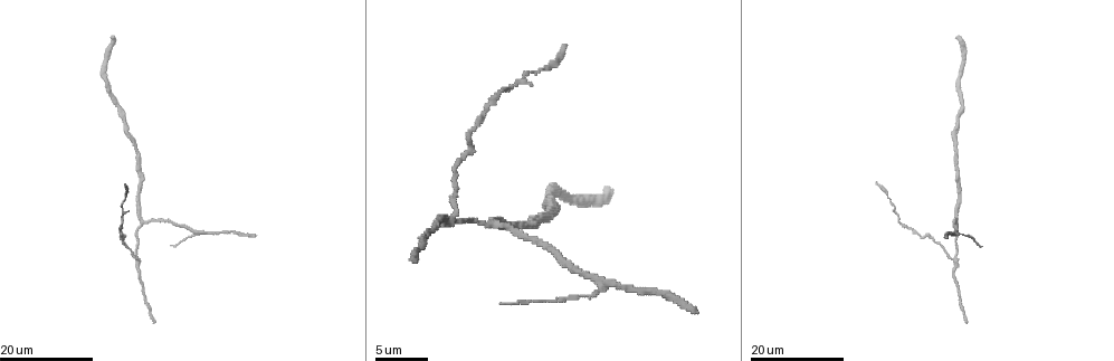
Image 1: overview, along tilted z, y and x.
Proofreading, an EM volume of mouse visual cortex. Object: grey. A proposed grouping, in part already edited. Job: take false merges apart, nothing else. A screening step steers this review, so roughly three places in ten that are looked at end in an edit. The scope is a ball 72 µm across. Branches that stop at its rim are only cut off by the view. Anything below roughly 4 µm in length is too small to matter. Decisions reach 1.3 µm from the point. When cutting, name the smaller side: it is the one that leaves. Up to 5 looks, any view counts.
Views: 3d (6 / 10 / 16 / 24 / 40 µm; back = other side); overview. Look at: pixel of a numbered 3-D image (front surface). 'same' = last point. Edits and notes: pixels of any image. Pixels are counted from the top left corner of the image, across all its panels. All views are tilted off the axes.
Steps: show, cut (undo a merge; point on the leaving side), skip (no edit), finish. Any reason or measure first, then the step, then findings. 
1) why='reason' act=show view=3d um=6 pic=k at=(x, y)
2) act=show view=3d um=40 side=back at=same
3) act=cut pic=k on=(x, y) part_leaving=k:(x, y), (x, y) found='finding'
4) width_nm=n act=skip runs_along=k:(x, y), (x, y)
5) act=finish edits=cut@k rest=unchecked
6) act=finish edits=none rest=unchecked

act=show view=3d um=16 pic=1 at=(206, 233)

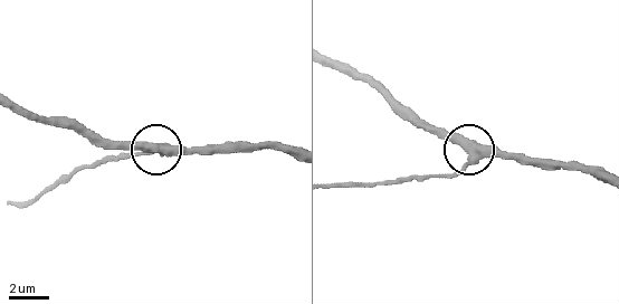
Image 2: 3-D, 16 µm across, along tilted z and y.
act=show view=3d um=10 pic=2 at=(472, 160)

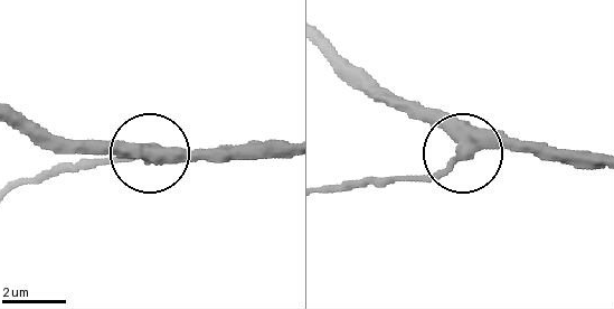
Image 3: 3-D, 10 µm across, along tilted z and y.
act=cut pic=3 on=(412, 178) part_leaving=3:(450, 160), (419, 176), (327, 189) found='a second neuron is stuck on'

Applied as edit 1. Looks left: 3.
why='redraw' act=show view=overview

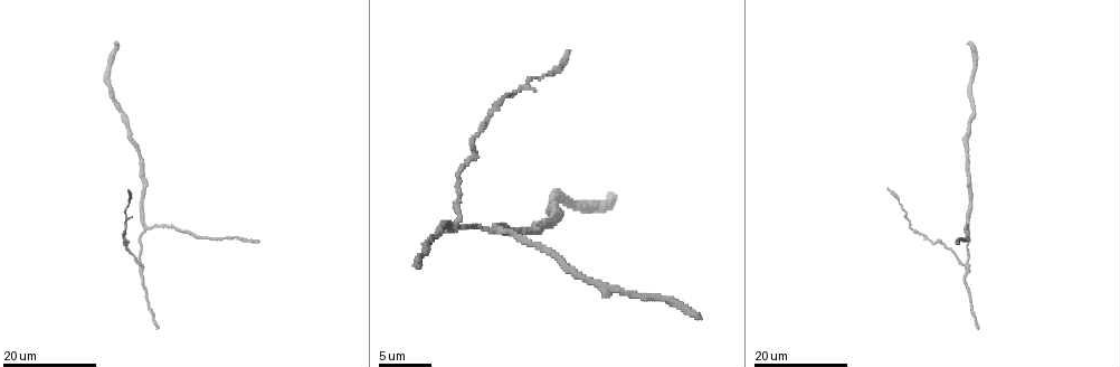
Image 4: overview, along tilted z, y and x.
act=show view=3d um=16 pic=4 at=(143, 265)

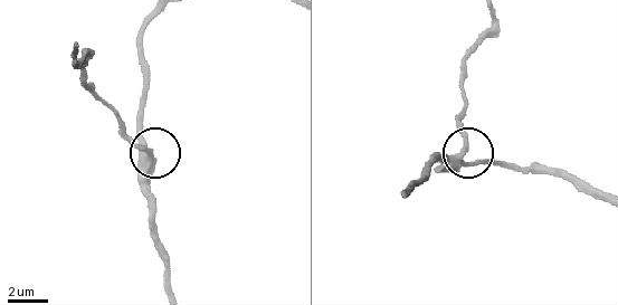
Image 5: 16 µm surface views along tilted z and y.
why='closer look' act=show view=3d um=6 pic=5 at=(462, 153)

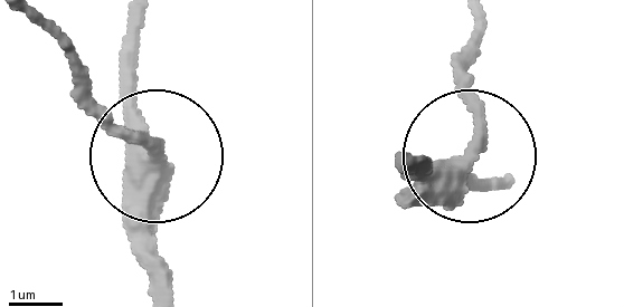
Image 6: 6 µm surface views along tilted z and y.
act=cut pic=6 on=(140, 140) part_leaving=6:(144, 178), (150, 152), (28, 20) found='a second neuron is stuck on'

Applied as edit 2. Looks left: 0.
act=finish edits=cut@3,cut@6 rest=unchecked

